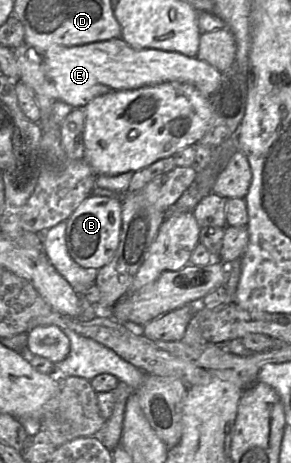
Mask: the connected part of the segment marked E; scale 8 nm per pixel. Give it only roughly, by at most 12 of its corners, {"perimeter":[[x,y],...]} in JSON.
{"perimeter":[[121,37],[43,54],[58,100],[178,81],[211,97],[221,72]]}

